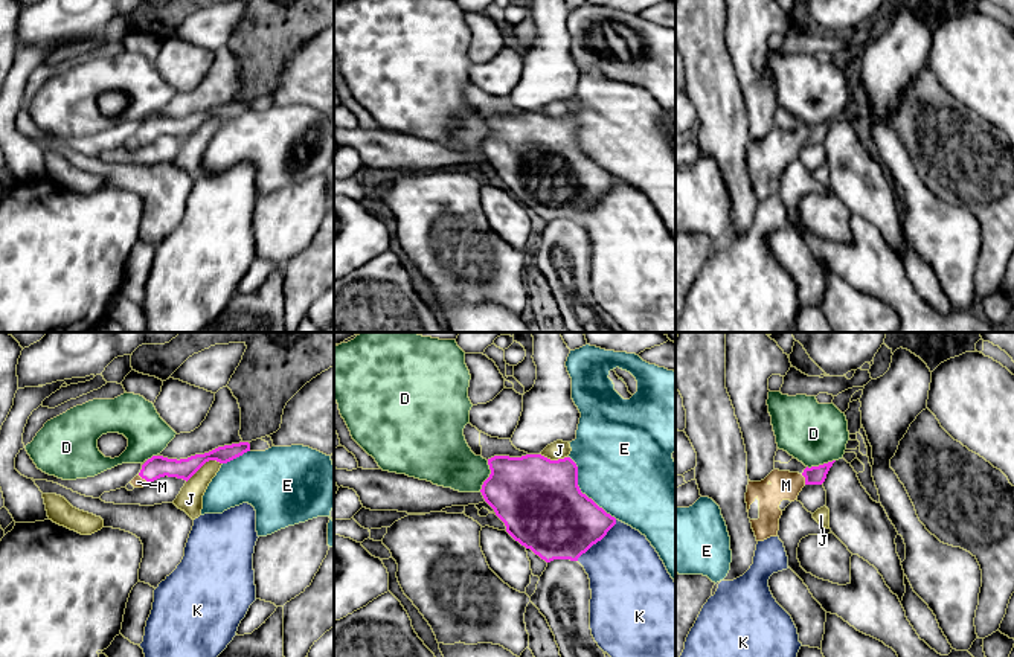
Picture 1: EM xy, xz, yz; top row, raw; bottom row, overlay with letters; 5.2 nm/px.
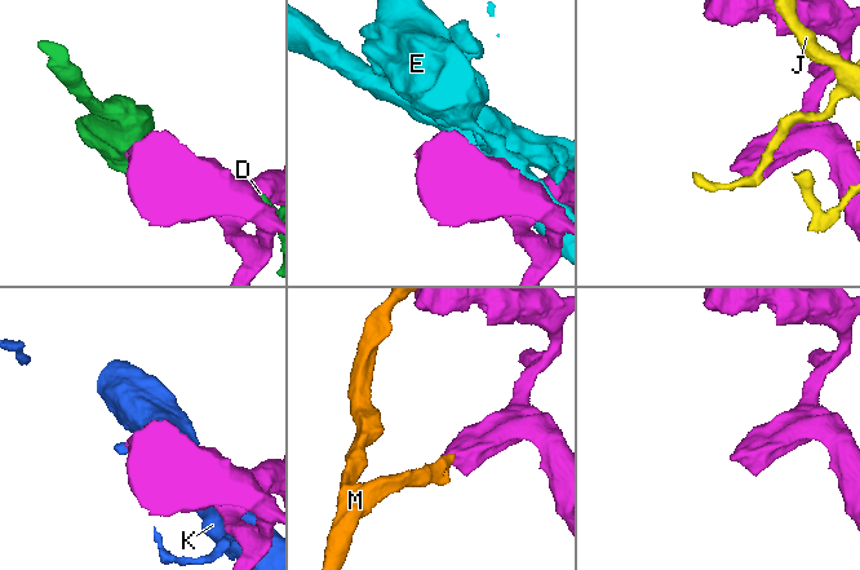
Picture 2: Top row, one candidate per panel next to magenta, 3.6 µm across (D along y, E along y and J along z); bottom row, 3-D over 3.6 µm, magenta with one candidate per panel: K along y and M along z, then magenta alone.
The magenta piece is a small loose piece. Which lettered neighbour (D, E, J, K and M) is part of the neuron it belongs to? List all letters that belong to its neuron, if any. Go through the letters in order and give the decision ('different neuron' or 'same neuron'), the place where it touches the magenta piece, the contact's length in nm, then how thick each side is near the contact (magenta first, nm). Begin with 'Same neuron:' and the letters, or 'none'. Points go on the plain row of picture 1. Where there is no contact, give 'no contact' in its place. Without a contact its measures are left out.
Same neuron: M
D: different neuron | xz (490, 134) | 180 nm | 420/280 nm
E: different neuron | xz (580, 150) | 420 nm | 440/460 nm
J: different neuron | xy (203, 122) | 220 nm | 120/130 nm
K: different neuron | xz (598, 198) | 300 nm | 400/400 nm
M: same neuron | xy (144, 136) | 80 nm | 120/60 nm

